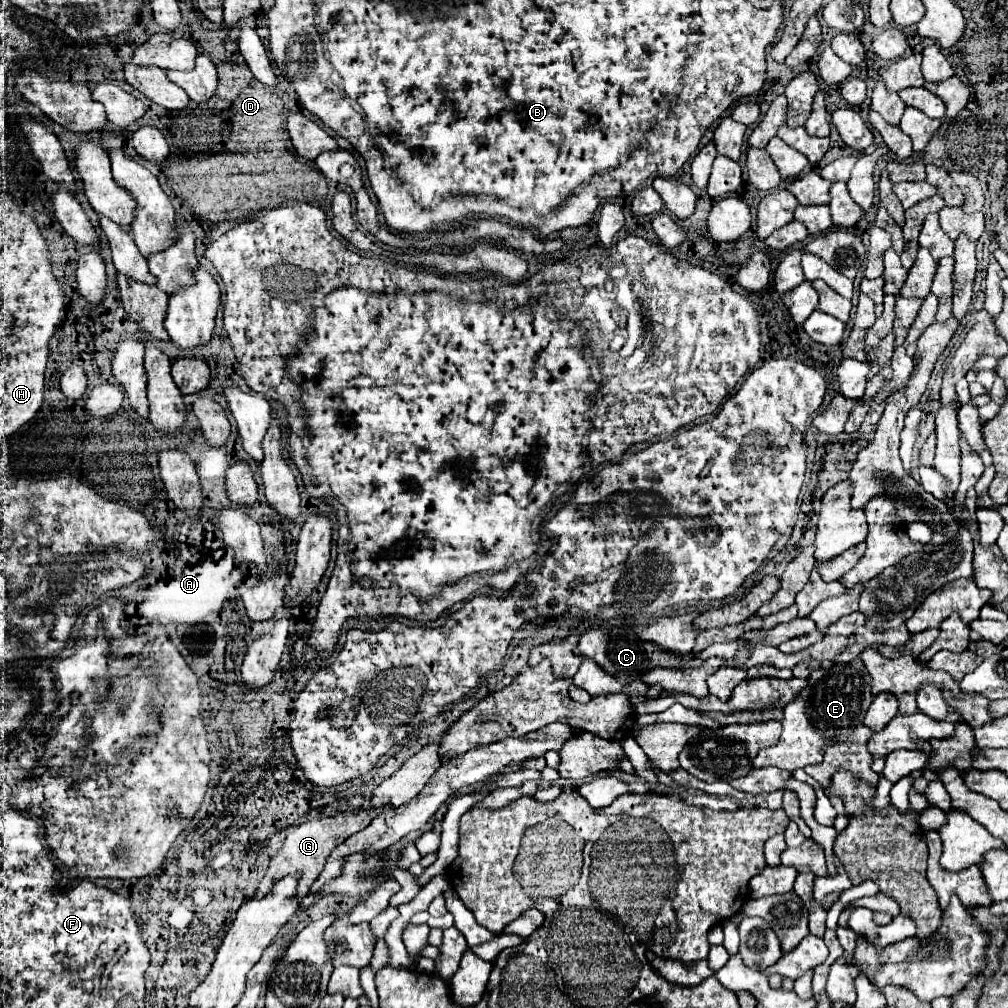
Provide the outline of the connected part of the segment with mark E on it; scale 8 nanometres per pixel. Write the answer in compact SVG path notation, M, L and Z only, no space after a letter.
M859 658L847 664L835 664L829 670L813 670L807 678L807 686L783 708L783 732L775 746L761 750L751 762L753 768L777 766L793 772L807 764L819 764L825 748L849 738L853 726L863 722L863 716L873 700L869 676Z

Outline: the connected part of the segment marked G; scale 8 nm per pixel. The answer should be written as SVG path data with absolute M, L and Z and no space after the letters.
M373 808L373 810L353 810L353 812L343 812L343 814L337 814L337 816L331 816L331 818L319 818L319 820L311 820L311 822L303 822L299 826L293 826L285 838L285 844L283 848L271 858L271 864L267 868L267 874L263 876L263 880L259 882L259 888L257 888L257 896L255 898L261 898L265 896L271 886L285 878L287 874L299 874L299 884L297 884L297 894L293 896L295 900L301 900L309 894L309 888L311 884L319 878L329 854L333 852L333 848L337 848L341 842L345 842L351 834L363 830L383 808Z

